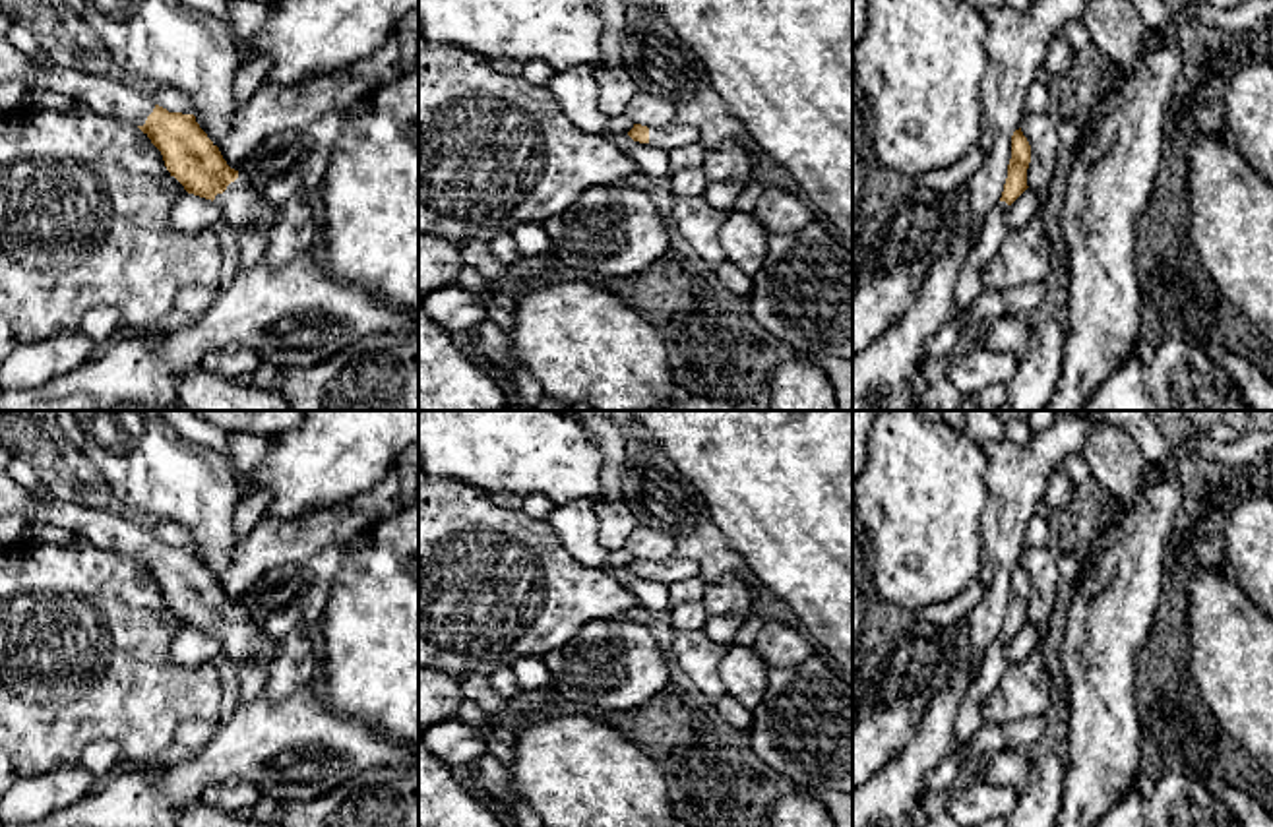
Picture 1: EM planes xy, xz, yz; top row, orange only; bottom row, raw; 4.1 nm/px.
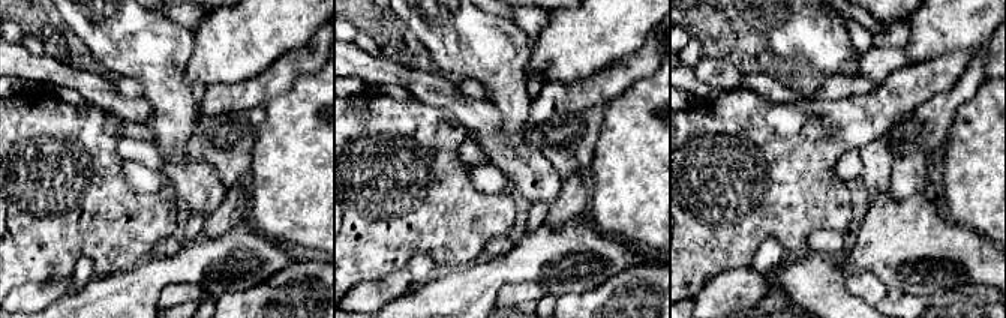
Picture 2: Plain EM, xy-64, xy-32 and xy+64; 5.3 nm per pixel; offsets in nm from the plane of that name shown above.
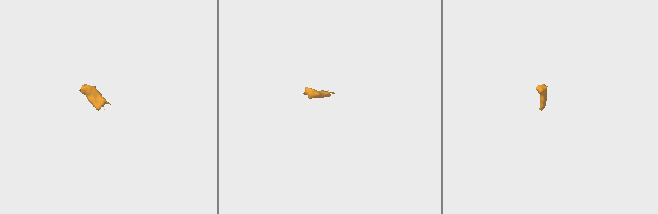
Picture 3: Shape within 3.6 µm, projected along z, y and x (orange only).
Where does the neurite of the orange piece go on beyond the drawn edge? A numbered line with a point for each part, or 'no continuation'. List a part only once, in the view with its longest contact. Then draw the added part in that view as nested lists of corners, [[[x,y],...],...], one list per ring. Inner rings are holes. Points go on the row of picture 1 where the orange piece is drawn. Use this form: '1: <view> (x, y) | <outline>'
1: xy (109, 97) | [[[0,37],[0,83],[16,77],[25,79],[33,91],[64,93],[101,116],[134,126],[143,126],[157,105],[116,77],[83,74],[56,64],[39,66],[17,52],[8,37]]]
2: xy (241, 206) | [[[238,170],[238,178],[227,186],[223,194],[215,196],[215,203],[221,207],[221,221],[229,225],[238,238],[252,227],[256,232],[269,236],[275,207],[260,198],[248,176]]]

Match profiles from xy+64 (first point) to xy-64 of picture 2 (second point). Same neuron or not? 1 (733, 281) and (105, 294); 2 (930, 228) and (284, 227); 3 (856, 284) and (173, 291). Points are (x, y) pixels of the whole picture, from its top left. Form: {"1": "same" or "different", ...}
{"1": "different", "2": "different", "3": "same"}

